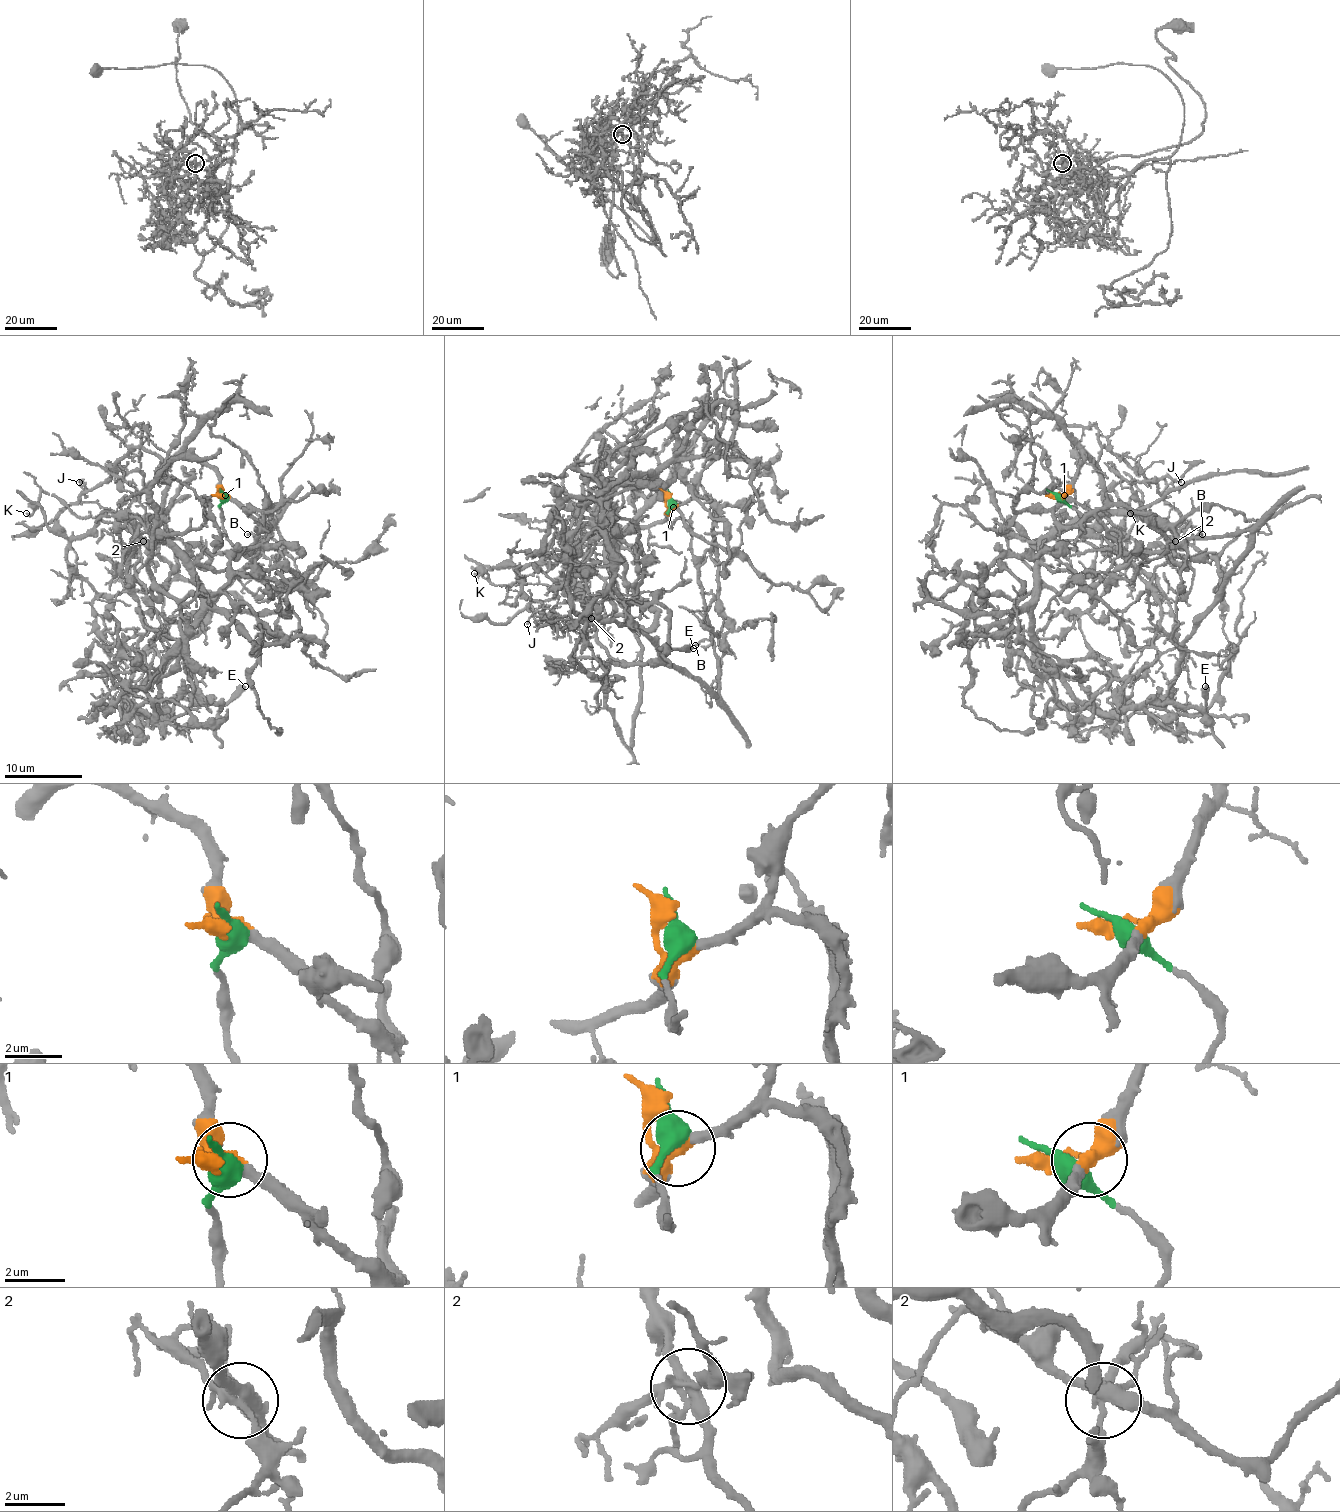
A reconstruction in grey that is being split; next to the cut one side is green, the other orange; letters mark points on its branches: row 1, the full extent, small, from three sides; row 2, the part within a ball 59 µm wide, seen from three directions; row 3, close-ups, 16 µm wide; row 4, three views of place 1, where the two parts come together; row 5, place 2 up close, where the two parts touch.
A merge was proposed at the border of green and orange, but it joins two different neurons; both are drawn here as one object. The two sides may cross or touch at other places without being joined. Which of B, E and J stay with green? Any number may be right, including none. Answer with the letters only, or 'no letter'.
B

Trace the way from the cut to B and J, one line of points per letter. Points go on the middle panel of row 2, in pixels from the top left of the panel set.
B: (669, 499), (669, 527), (677, 519), (689, 523), (691, 554), (704, 624), (710, 632), (708, 640), (695, 645)
J: (667, 499), (667, 515), (659, 521), (624, 527), (601, 544), (584, 546), (556, 593), (533, 603), (527, 624)

